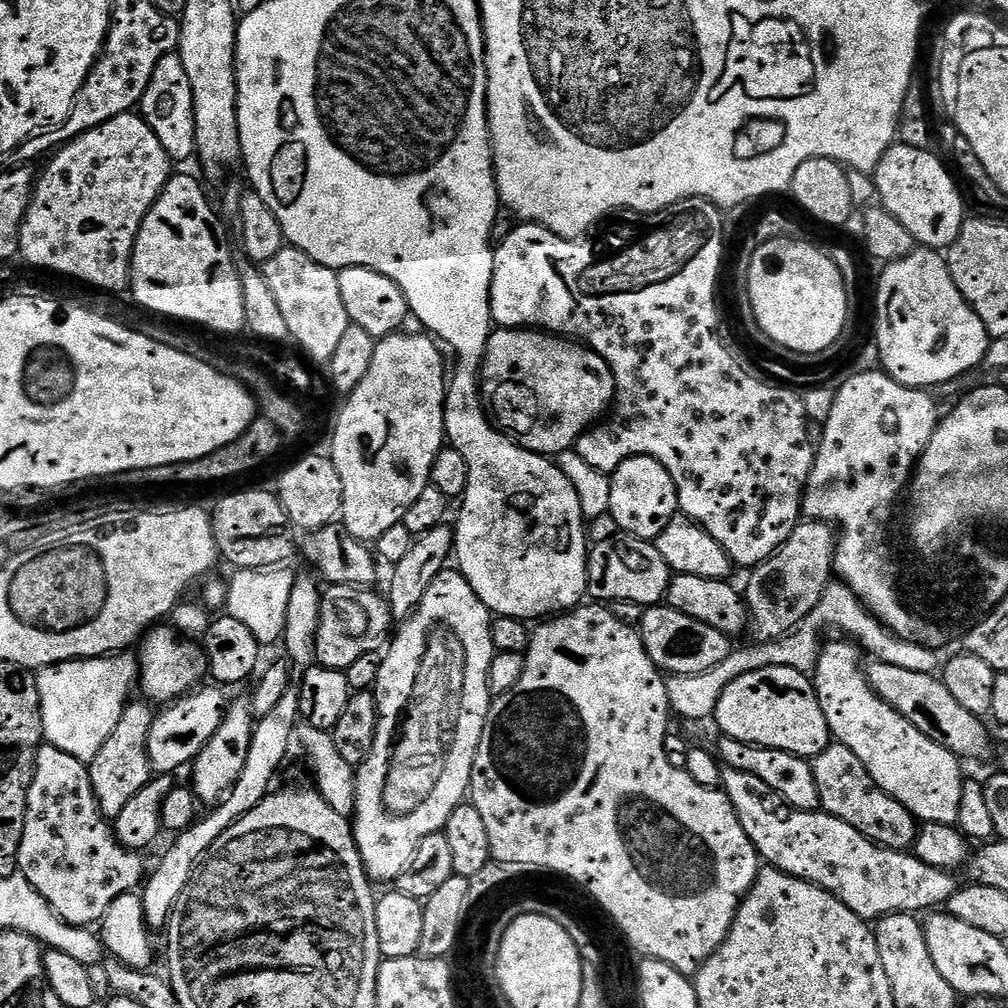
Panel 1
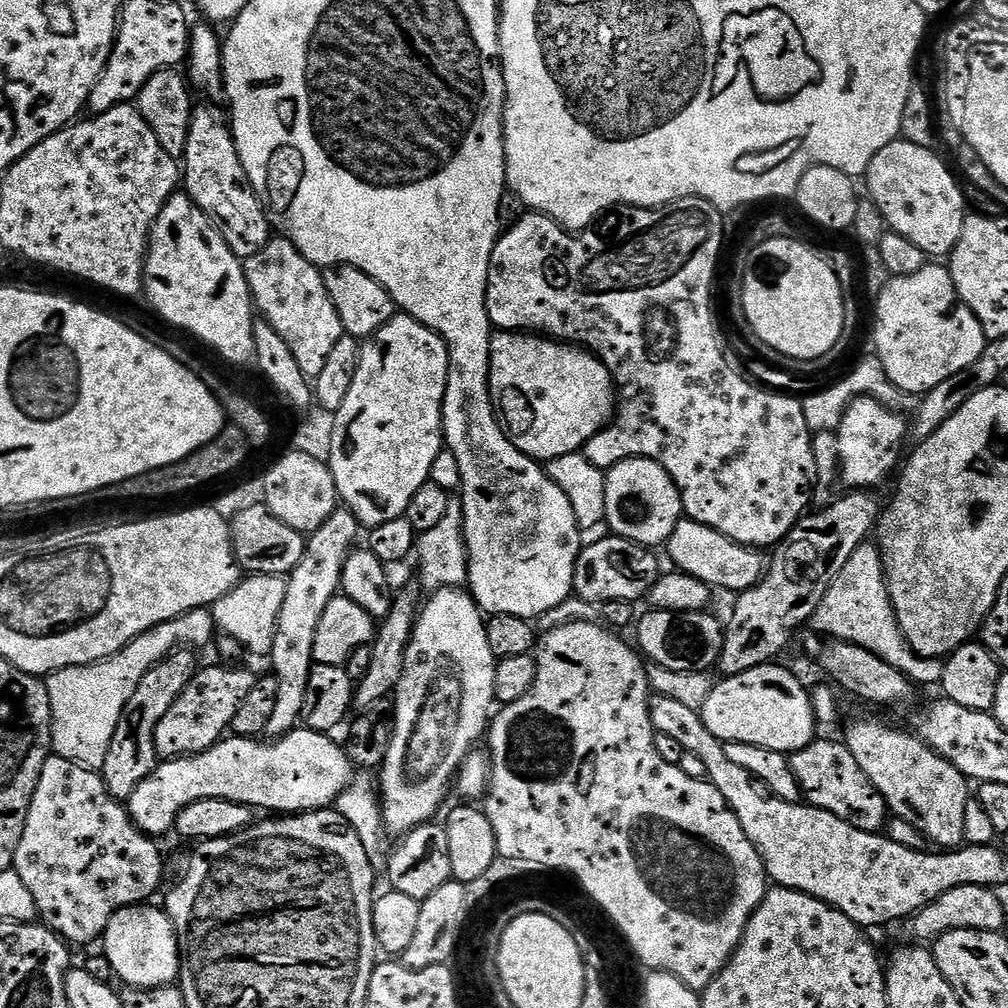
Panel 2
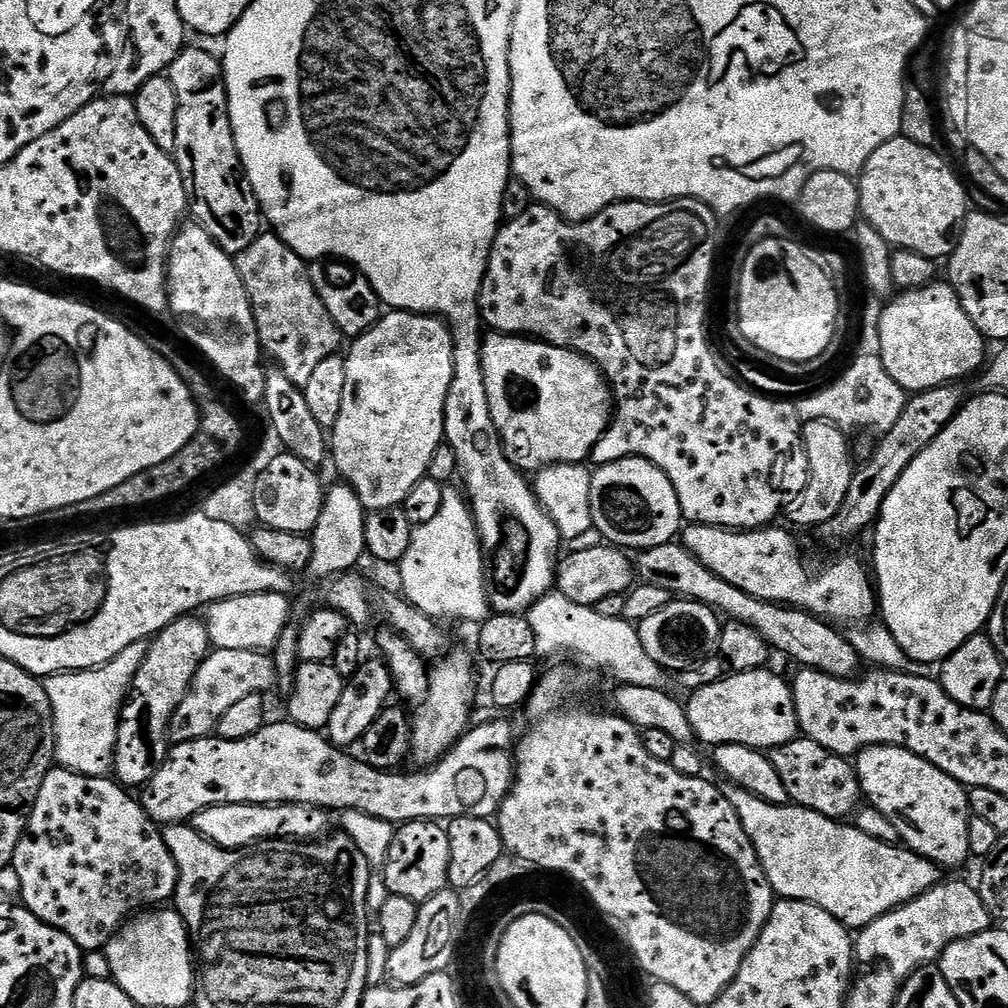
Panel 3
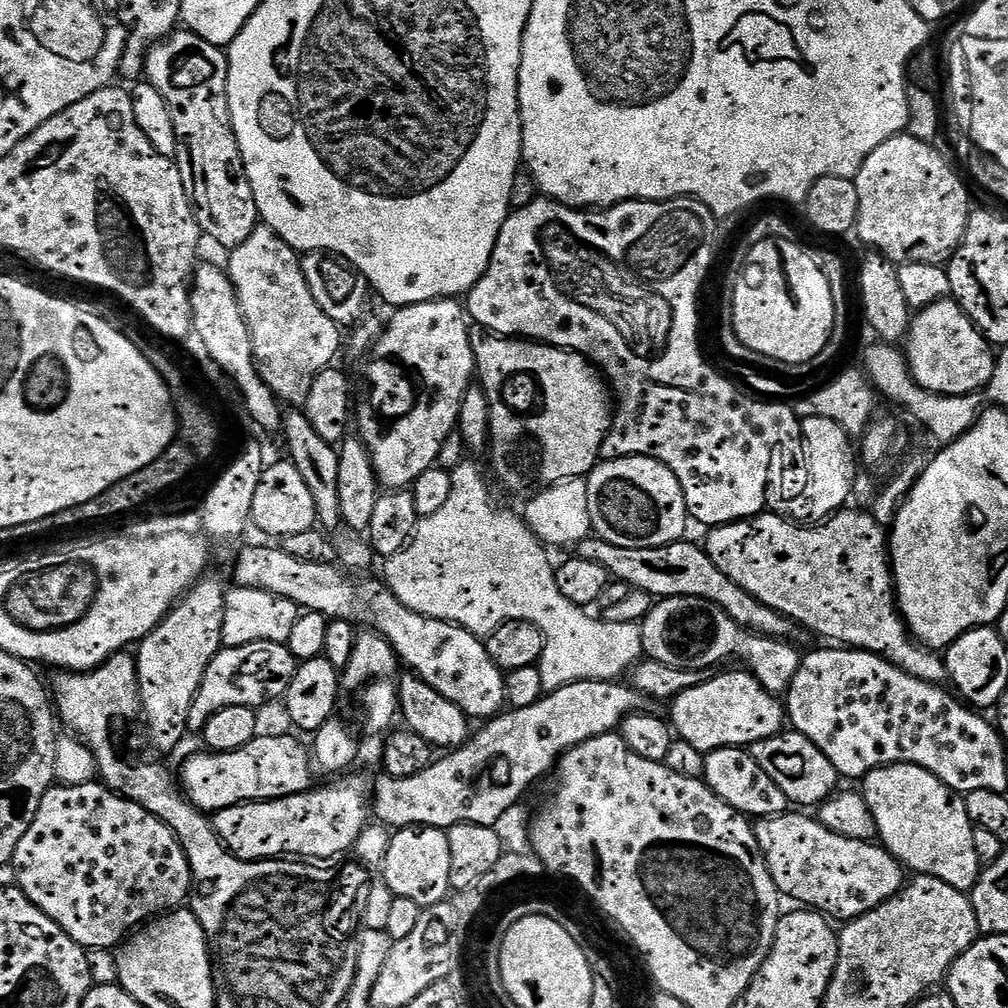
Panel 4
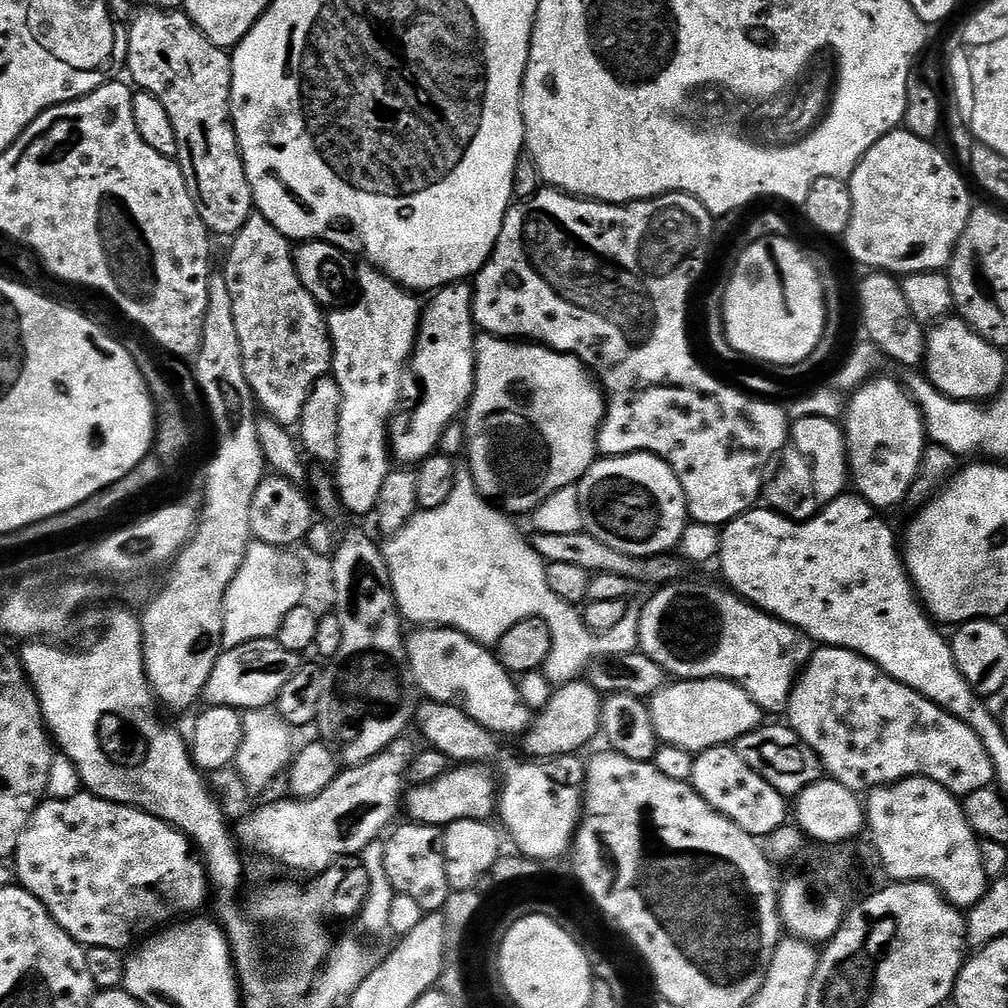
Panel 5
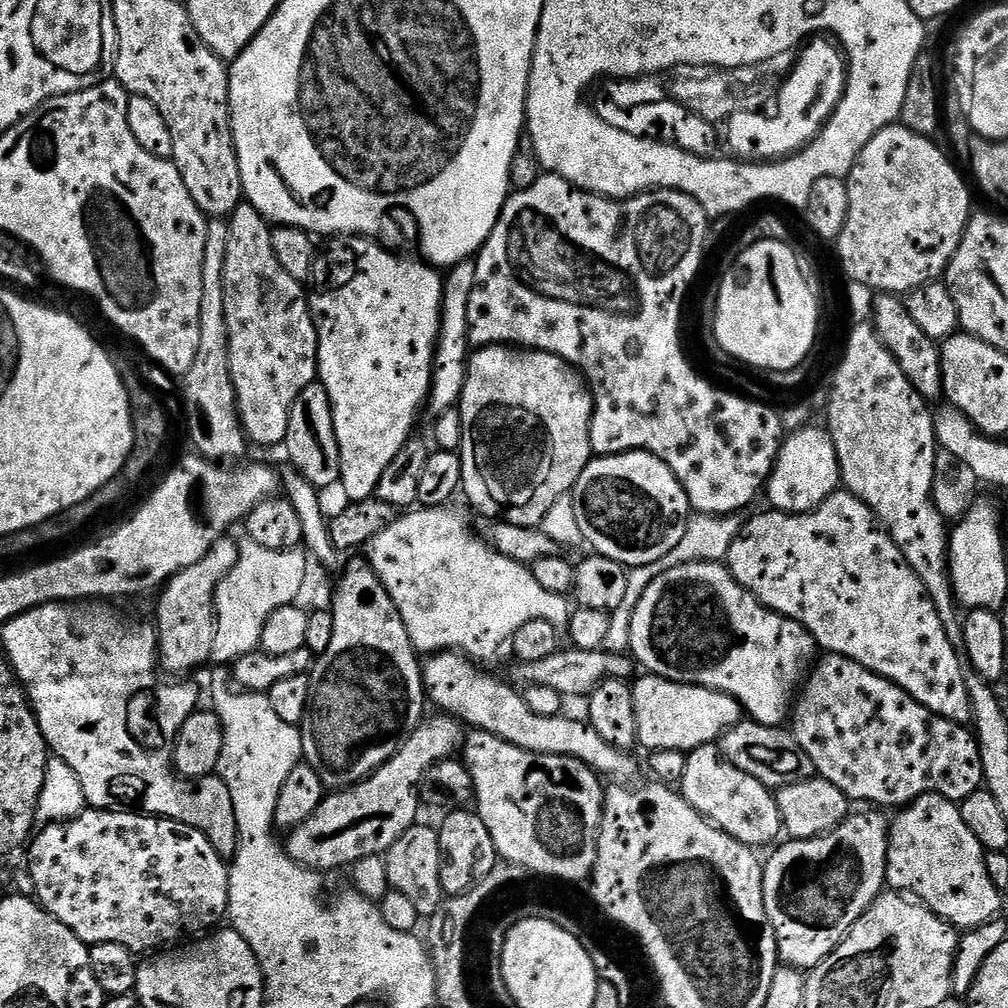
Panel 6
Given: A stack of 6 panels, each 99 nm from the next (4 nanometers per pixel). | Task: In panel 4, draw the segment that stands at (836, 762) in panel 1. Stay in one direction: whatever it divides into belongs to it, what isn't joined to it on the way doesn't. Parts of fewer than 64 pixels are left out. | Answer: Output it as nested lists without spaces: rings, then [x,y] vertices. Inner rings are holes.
[[[782,730],[770,738],[762,738],[762,742],[750,745],[754,762],[766,770],[767,776],[776,783],[778,790],[786,794],[789,805],[799,806],[804,810],[812,810],[828,800],[832,793],[837,791],[842,777],[838,770],[834,770],[834,762],[810,742],[801,732],[795,730]],[[801,804],[801,805],[800,805]],[[813,807],[813,808],[812,808]]]

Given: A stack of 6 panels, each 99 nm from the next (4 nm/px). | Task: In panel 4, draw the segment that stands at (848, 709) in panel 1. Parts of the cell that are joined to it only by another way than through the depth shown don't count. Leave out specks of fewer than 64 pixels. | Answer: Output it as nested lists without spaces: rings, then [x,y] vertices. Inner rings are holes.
[[[888,764],[885,768],[875,768],[863,777],[862,795],[870,814],[876,823],[876,835],[879,843],[909,873],[933,876],[954,890],[971,893],[980,880],[982,865],[974,850],[974,828],[970,814],[966,814],[964,796],[954,794],[937,776],[930,774],[917,764]]]

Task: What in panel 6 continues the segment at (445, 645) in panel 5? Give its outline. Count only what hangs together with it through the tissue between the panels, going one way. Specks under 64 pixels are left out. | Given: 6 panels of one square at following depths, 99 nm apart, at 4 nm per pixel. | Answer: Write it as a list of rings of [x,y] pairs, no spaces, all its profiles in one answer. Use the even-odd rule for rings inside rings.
[[[445,650],[429,655],[422,664],[424,690],[427,699],[431,703],[433,700],[440,707],[437,709],[441,713],[454,716],[465,725],[472,724],[468,726],[471,726],[473,729],[494,734],[498,738],[502,738],[522,750],[530,750],[538,754],[550,754],[551,756],[573,756],[582,761],[587,768],[591,768],[593,772],[604,778],[607,778],[607,776],[616,776],[612,778],[628,778],[624,776],[635,774],[635,755],[610,746],[610,742],[605,742],[599,736],[598,730],[594,730],[591,724],[585,722],[583,719],[580,719],[581,721],[571,720],[568,714],[561,714],[559,716],[534,714],[534,710],[530,710],[530,706],[526,706],[523,695],[511,688],[511,686],[513,687],[511,683],[508,683],[509,685],[503,684],[498,677],[491,676],[490,673],[483,672],[480,668],[483,667],[478,666],[477,661],[455,650]]]

